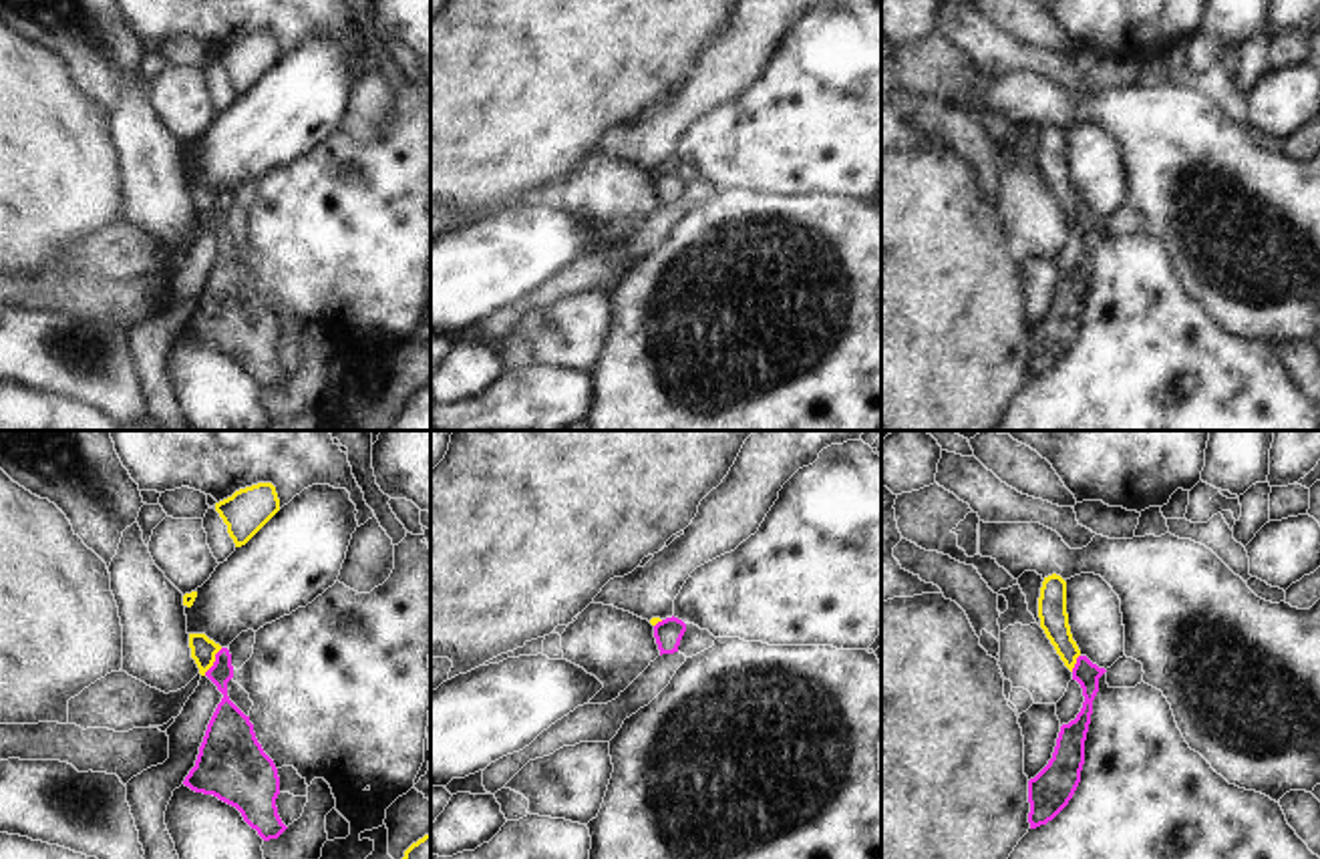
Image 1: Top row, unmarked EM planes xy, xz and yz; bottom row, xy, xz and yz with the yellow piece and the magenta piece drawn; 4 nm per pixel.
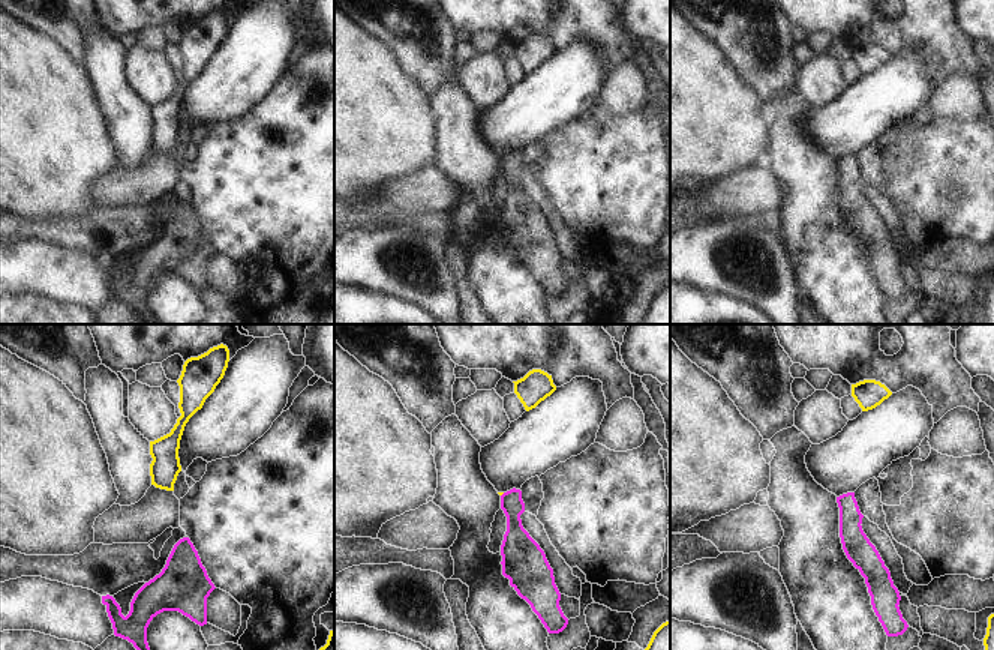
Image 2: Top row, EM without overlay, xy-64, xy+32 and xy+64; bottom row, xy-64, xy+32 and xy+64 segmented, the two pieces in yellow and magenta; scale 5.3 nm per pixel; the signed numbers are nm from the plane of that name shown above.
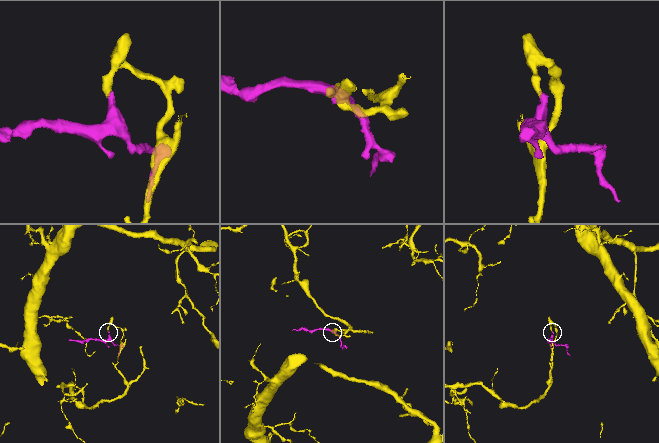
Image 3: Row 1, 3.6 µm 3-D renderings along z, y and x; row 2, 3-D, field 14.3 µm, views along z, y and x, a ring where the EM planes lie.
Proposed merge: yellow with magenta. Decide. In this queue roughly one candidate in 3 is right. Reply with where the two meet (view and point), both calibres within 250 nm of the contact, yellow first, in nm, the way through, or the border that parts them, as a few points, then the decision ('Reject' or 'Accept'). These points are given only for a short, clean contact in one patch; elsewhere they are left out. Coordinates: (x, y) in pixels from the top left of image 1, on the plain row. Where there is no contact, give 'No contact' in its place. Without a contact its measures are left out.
Touches yellow at xy (214, 210). Thickness 100 nm (yellow) against 140 nm. Boundary: xy (222, 198), (204, 224). Reject.

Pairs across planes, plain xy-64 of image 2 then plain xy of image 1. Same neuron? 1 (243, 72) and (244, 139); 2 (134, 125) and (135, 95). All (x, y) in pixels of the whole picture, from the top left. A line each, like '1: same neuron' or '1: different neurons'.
1: same neuron
2: same neuron

